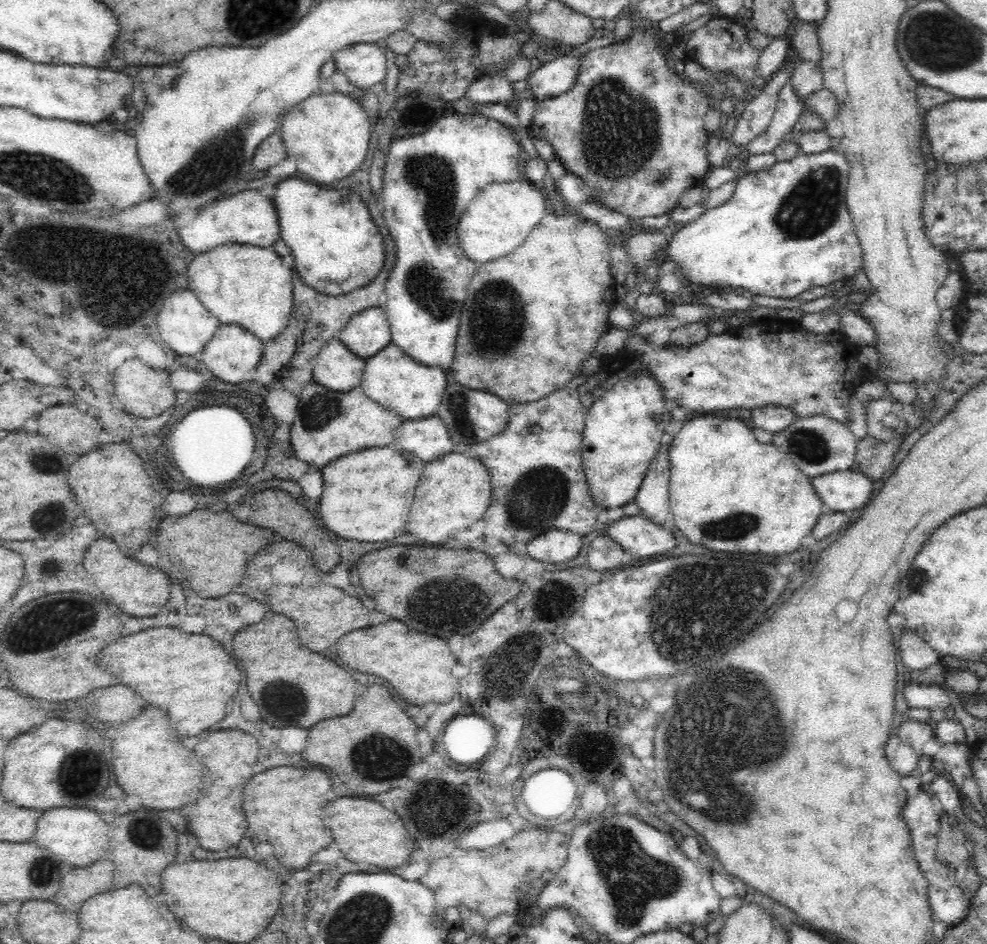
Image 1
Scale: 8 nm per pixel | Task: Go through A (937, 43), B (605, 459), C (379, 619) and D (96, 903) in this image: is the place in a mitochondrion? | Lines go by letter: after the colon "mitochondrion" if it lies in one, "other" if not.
A: mitochondrion
B: other
C: other
D: other

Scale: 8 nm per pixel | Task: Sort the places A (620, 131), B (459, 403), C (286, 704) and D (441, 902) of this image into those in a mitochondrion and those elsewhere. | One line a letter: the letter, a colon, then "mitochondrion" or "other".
A: mitochondrion
B: mitochondrion
C: mitochondrion
D: other

